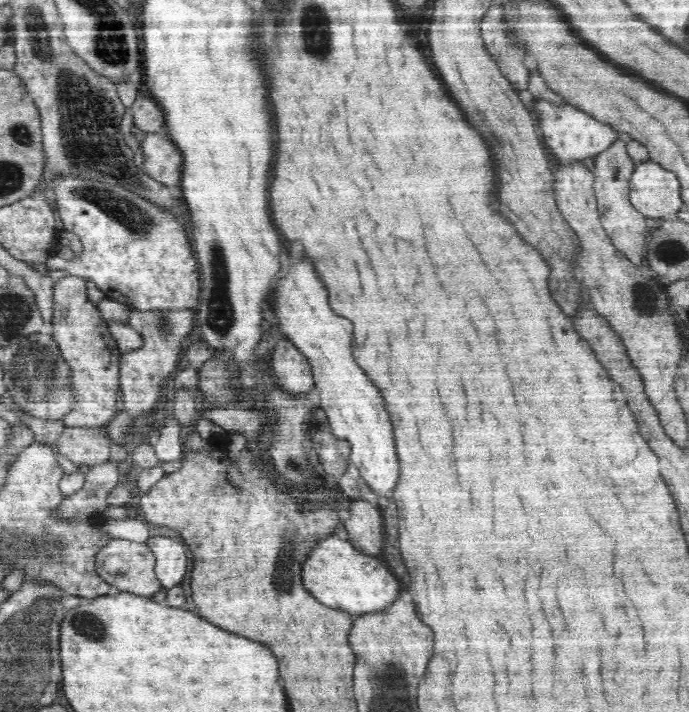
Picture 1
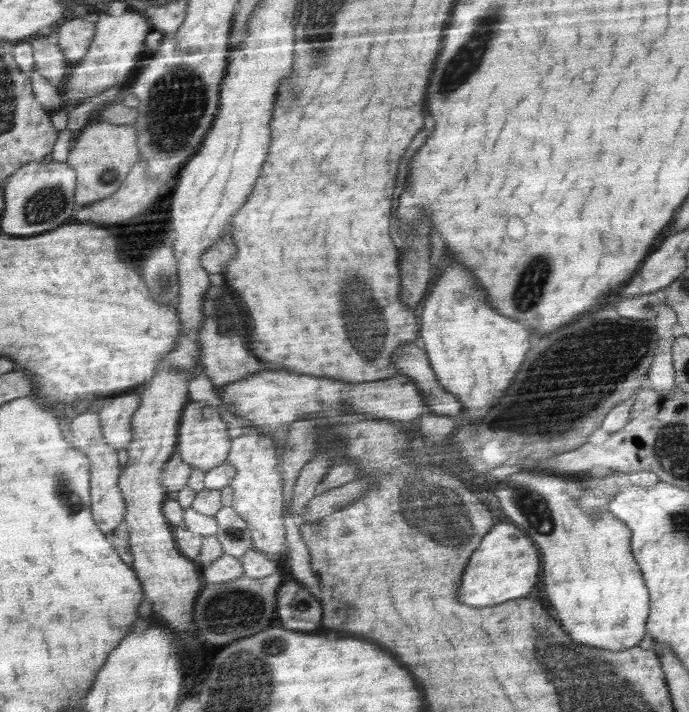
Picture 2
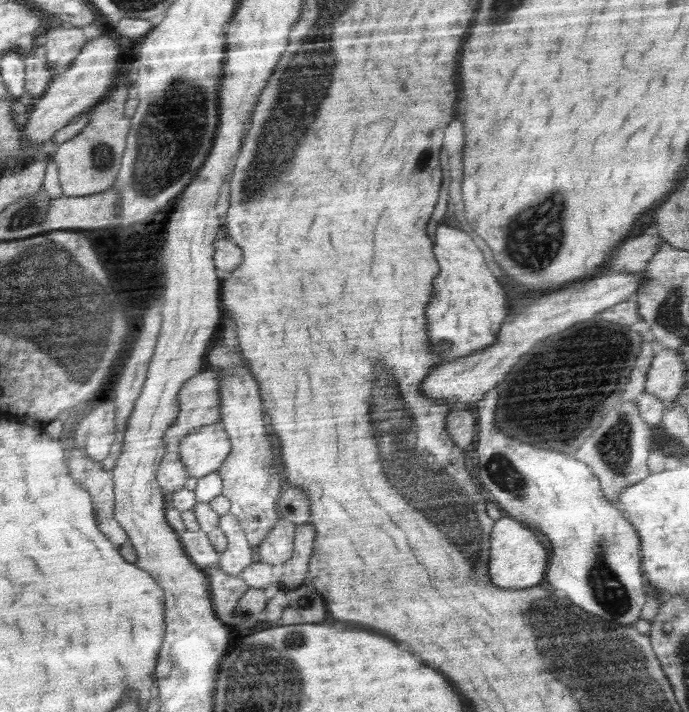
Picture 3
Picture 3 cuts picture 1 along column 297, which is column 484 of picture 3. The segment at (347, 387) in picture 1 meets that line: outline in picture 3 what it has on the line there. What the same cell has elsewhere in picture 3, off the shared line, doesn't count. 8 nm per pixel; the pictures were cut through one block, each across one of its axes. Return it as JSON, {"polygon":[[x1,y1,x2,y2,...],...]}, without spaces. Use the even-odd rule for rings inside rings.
{"polygon":[[440,224,434,235,433,252,441,272,428,306,429,337,434,350,449,363,466,358,484,346,494,346,500,334,498,328,502,320,507,320,508,302,482,252,464,230]]}

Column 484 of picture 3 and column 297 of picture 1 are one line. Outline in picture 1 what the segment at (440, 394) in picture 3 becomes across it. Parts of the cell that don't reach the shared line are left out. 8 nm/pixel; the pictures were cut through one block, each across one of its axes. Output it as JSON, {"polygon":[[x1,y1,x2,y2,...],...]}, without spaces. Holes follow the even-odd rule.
{"polygon":[[287,340,276,346,272,370,276,383,290,395,300,396,315,387,308,359]]}

